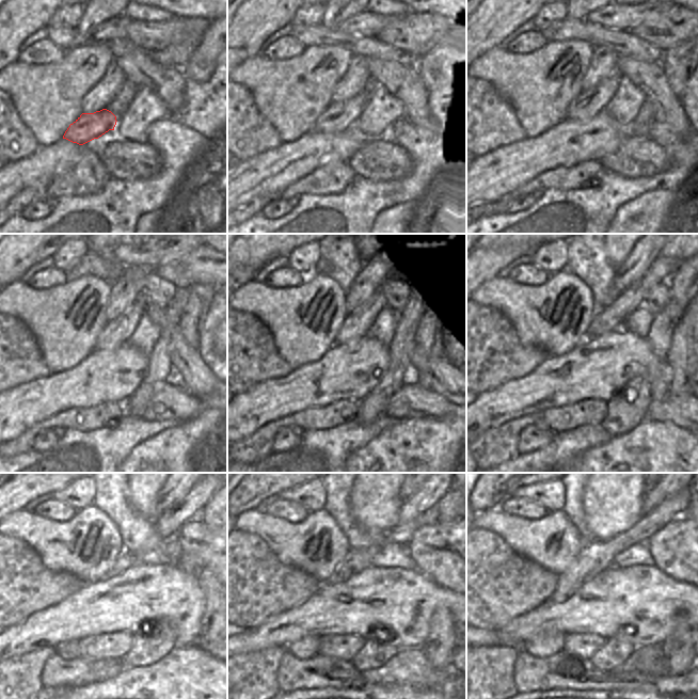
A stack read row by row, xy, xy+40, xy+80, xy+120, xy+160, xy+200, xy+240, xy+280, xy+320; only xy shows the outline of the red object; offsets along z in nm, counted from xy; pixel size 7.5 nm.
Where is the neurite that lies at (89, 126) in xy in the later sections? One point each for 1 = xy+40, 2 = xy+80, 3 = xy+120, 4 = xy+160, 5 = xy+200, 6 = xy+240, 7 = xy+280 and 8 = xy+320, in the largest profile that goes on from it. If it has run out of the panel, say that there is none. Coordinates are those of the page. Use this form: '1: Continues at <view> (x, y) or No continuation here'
1: Continues at xy+40 (338, 116)
2: Continues at xy+80 (588, 102)
3: Continues at xy+120 (115, 332)
4: Continues at xy+160 (357, 324)
5: Continues at xy+200 (606, 319)
6: Continues at xy+240 (169, 523)
7: Continues at xy+280 (429, 495)
8: Continues at xy+320 (655, 495)

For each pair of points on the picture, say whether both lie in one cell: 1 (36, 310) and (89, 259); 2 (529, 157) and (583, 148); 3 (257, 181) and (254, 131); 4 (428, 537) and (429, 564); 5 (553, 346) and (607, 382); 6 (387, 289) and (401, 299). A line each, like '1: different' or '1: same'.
1: different
2: same
3: different
4: same
5: different
6: same

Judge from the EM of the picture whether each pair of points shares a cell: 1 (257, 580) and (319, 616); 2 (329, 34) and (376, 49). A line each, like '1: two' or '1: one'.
1: two
2: one

